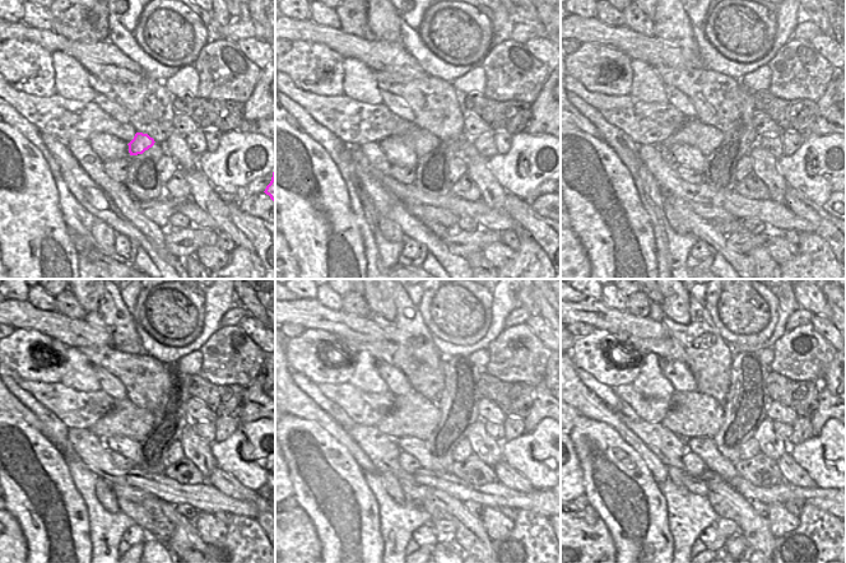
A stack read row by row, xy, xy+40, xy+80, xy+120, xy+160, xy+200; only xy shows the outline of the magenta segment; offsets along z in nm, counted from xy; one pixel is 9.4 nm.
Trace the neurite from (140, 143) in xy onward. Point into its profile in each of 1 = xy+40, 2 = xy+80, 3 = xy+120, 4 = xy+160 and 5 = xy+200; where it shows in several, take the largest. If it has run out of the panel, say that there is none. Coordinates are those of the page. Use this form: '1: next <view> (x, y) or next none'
1: next xy+40 (421, 140)
2: next xy+80 (706, 138)
3: next xy+120 (126, 419)
4: next xy+160 (413, 415)
5: next xy+200 (693, 414)

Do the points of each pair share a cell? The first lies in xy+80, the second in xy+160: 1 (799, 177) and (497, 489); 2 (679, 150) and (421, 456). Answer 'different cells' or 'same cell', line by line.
1: different cells
2: same cell

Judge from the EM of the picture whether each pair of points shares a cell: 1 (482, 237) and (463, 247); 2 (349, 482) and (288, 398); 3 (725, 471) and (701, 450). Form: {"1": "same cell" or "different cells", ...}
{"1": "same cell", "2": "different cells", "3": "same cell"}

